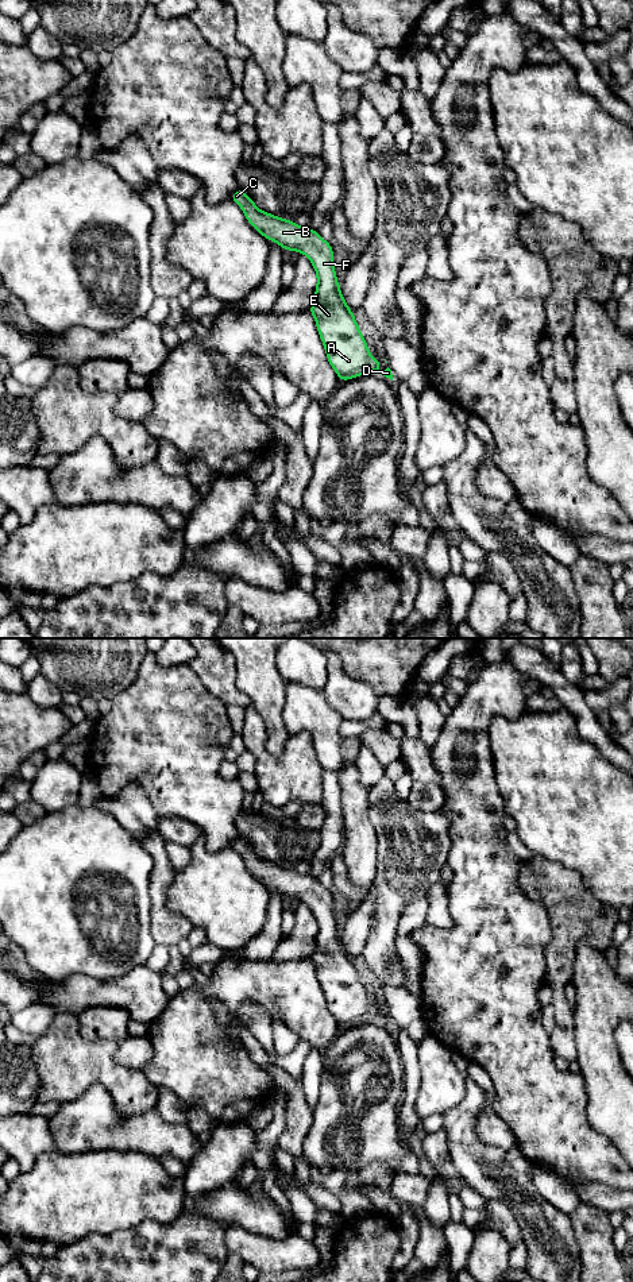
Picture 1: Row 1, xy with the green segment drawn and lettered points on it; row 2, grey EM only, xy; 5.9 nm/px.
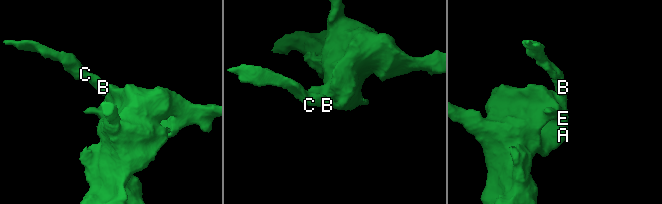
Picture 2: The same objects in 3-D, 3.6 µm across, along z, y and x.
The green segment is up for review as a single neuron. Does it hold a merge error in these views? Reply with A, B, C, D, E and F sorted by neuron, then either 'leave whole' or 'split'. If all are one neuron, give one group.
groups A B C D E F; leave whole

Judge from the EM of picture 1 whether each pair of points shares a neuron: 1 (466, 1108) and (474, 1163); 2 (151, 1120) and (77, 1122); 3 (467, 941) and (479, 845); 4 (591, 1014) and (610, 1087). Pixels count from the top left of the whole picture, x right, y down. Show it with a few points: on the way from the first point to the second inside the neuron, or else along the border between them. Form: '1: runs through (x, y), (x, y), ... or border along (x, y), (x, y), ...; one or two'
1: runs through (466, 1122), (466, 1150); one
2: runs through (132, 1127), (96, 1126); one
3: runs through (479, 916), (479, 869); one
4: runs through (594, 1031), (595, 1051), (601, 1069); one

